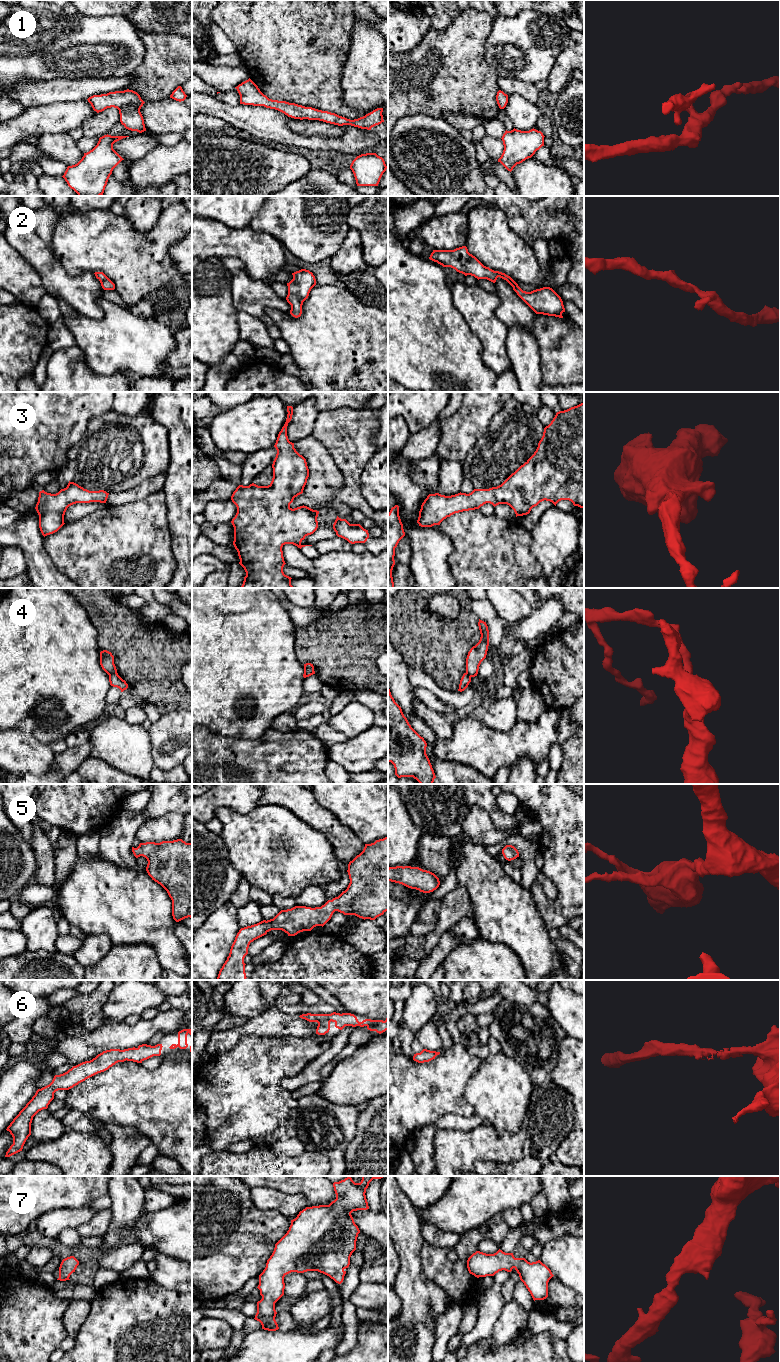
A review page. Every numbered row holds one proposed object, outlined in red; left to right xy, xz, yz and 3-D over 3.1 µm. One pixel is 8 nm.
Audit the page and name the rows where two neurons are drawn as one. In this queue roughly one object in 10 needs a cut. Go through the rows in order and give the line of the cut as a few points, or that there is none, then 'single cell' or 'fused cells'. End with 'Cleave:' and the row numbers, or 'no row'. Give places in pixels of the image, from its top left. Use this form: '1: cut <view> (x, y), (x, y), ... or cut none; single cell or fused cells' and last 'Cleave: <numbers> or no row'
1: cut none; single cell
2: cut none; single cell
3: cut none; single cell
4: cut xy (116, 672), (109, 675); fused cells
5: cut none; single cell
6: cut none; single cell
7: cut none; single cell
Cleave: 4

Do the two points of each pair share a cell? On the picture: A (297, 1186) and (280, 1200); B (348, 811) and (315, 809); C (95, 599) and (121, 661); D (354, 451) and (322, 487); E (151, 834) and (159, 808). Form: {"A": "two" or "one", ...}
{"A": "two", "B": "two", "C": "one", "D": "two", "E": "two"}

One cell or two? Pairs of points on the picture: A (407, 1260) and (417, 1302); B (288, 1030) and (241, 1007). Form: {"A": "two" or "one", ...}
{"A": "one", "B": "two"}

